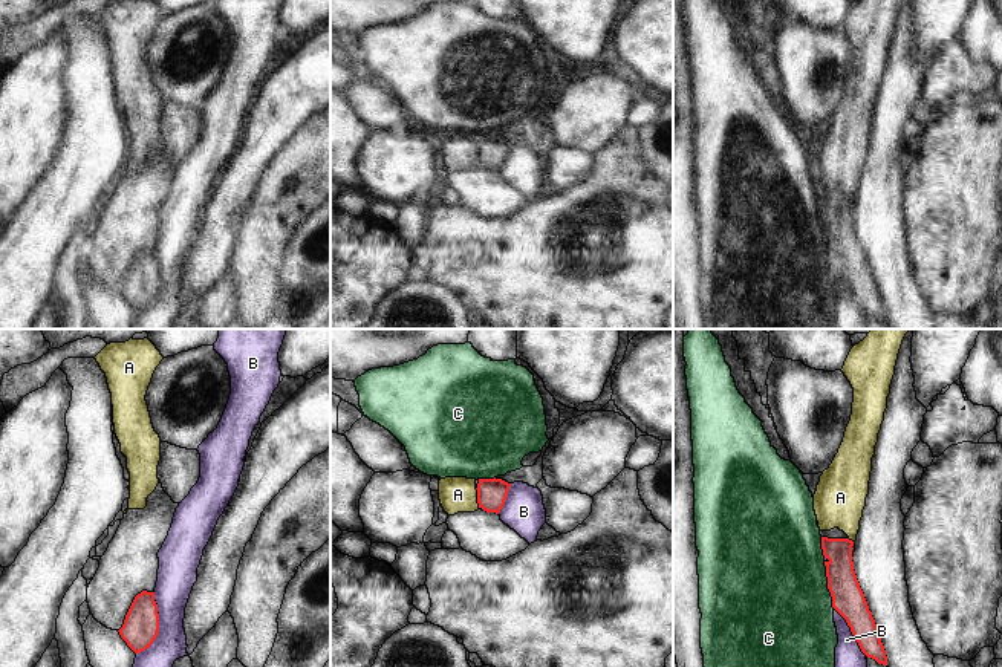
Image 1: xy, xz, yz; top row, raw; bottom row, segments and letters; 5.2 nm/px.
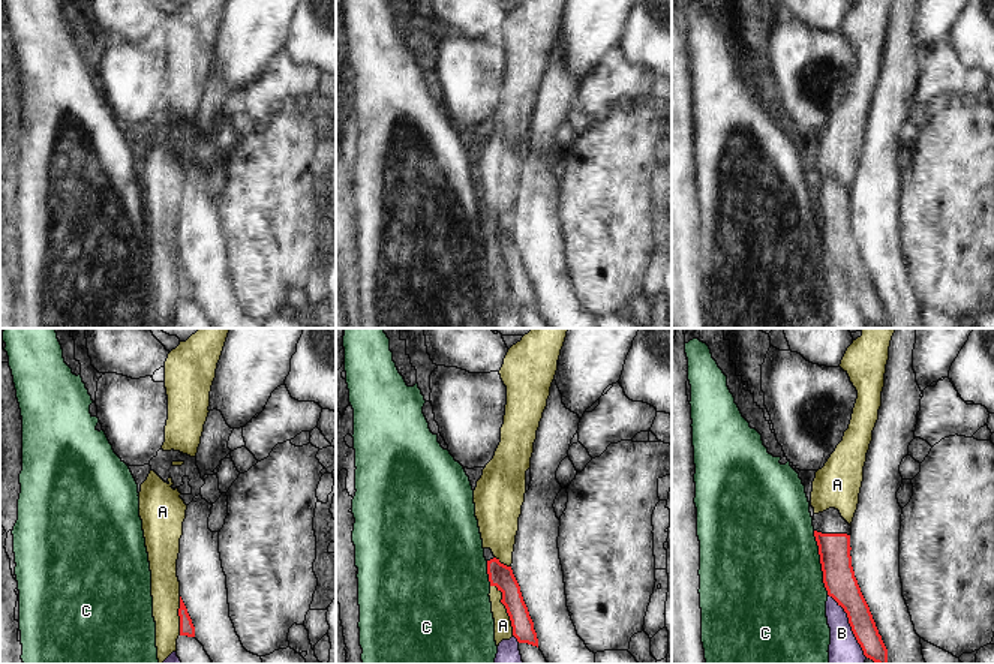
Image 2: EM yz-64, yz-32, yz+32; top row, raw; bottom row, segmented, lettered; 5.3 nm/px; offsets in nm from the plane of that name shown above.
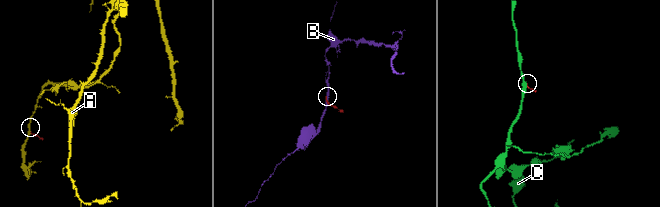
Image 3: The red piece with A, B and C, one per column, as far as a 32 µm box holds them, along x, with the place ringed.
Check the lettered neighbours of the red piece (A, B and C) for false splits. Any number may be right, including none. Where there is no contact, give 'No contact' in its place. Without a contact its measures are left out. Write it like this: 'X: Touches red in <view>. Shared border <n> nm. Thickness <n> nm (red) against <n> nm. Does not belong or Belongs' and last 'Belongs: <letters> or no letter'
A: Touches red in xz. Shared border 110 nm. Thickness 160 nm (red) against 190 nm. Does not belong
B: Touches red in xy. Shared border 340 nm. Thickness 190 nm (red) against 190 nm. Does not belong
C: Touches red in yz. Shared border 260 nm. Thickness 170 nm (red) against 500 nm. Does not belong
Belongs: no letter.

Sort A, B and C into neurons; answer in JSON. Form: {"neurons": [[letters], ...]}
{"neurons": [["A"], ["B"], ["C"]]}

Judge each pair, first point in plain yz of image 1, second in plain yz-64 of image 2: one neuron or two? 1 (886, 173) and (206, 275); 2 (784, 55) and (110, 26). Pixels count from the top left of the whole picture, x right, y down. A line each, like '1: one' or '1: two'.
1: one
2: two

